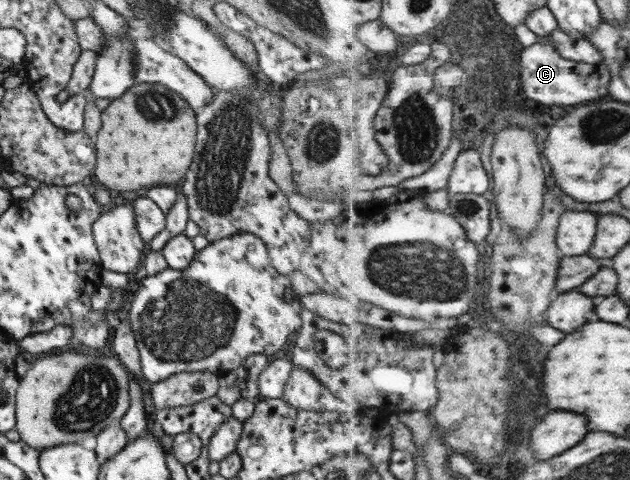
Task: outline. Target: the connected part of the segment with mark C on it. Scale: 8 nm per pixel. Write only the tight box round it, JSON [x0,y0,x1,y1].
[523,34,611,105]

